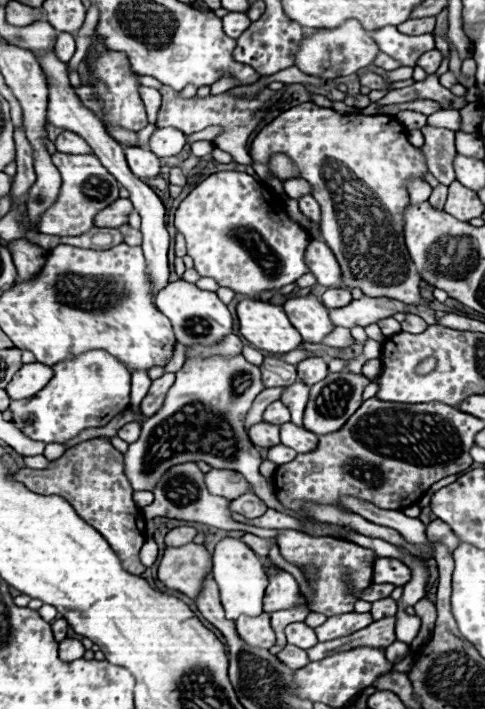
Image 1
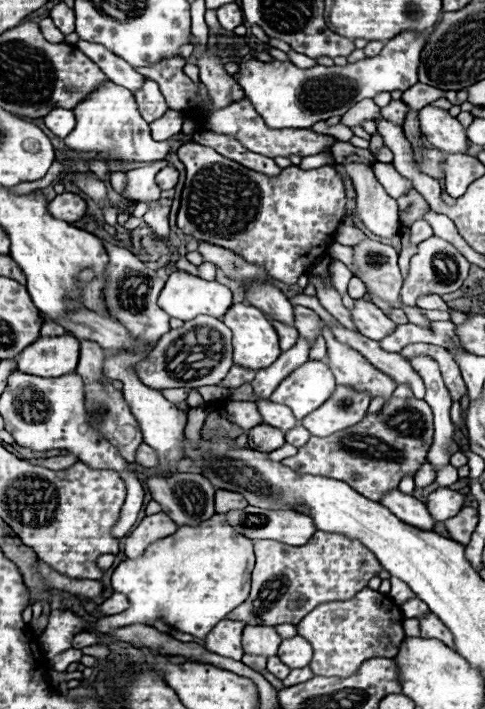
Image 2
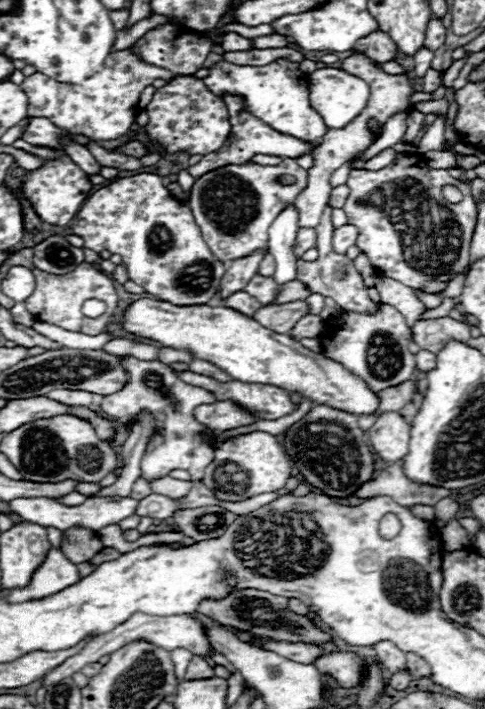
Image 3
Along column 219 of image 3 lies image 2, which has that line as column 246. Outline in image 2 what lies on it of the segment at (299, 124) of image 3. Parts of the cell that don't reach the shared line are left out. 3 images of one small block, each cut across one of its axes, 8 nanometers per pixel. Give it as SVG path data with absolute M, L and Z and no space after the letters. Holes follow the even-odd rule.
M426 28L424 32L400 32L388 40L378 56L364 58L356 64L296 68L292 62L250 60L240 64L234 78L270 128L312 128L320 120L342 116L354 102L374 98L378 92L404 92L414 86L418 82L420 52L432 36L432 30L434 28Z

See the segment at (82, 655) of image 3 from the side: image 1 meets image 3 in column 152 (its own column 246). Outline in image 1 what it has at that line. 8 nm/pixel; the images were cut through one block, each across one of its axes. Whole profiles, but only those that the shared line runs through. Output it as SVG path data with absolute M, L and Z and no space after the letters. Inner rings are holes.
M270 614L260 616L240 616L236 622L238 636L254 648L270 648L274 646L276 638L270 628Z

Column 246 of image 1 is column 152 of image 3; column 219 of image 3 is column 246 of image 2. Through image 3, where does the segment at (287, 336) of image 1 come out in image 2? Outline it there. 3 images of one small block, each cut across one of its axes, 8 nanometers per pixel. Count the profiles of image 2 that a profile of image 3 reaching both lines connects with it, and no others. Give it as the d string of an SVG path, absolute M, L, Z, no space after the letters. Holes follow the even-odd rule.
M232 304L224 316L224 324L234 332L234 364L260 370L280 356L278 334L258 308Z

